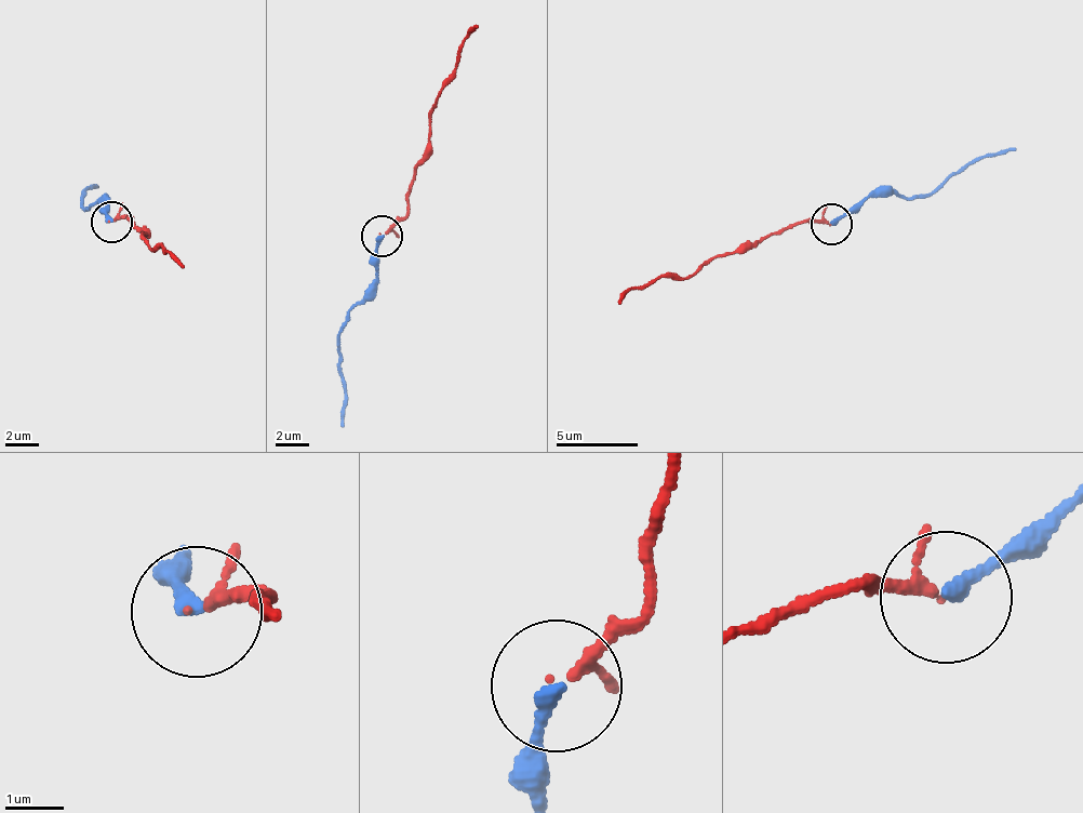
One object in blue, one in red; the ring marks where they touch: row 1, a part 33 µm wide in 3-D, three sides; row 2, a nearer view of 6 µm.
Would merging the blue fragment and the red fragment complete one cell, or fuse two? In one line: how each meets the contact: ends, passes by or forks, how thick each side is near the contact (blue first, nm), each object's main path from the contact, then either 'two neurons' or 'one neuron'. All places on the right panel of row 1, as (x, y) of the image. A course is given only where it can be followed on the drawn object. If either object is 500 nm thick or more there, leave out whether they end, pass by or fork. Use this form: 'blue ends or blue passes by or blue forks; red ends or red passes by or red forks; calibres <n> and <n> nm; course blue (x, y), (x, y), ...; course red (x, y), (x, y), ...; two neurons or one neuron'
blue ends; red passes by; calibres 240 and 120 nm; course blue (830, 225), (880, 195), (922, 198), (941, 188), (970, 162), (1015, 149); course red (830, 225), (807, 221), (778, 229), (690, 276), (667, 275), (634, 289), (617, 305); one neuron

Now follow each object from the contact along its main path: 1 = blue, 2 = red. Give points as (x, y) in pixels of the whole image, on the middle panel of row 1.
1: (380, 235), (370, 288), (337, 345), (344, 378), (339, 426)
2: (380, 235), (404, 216), (410, 186), (429, 137), (427, 116), (451, 74), (462, 41), (476, 23)

